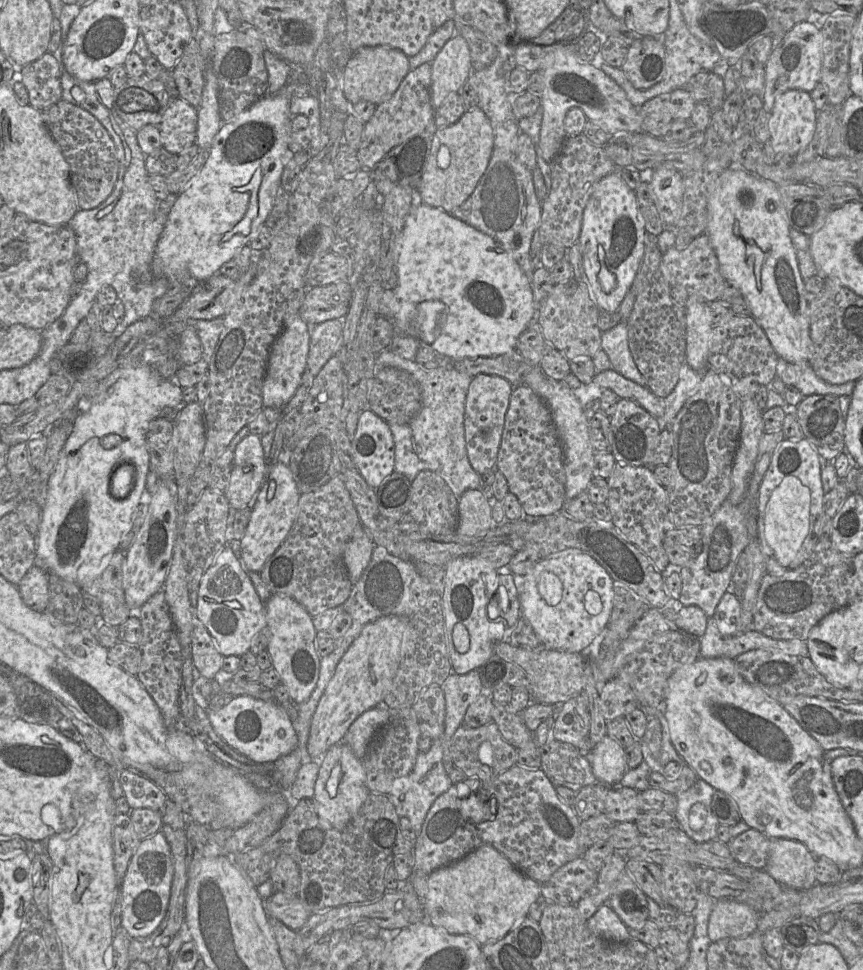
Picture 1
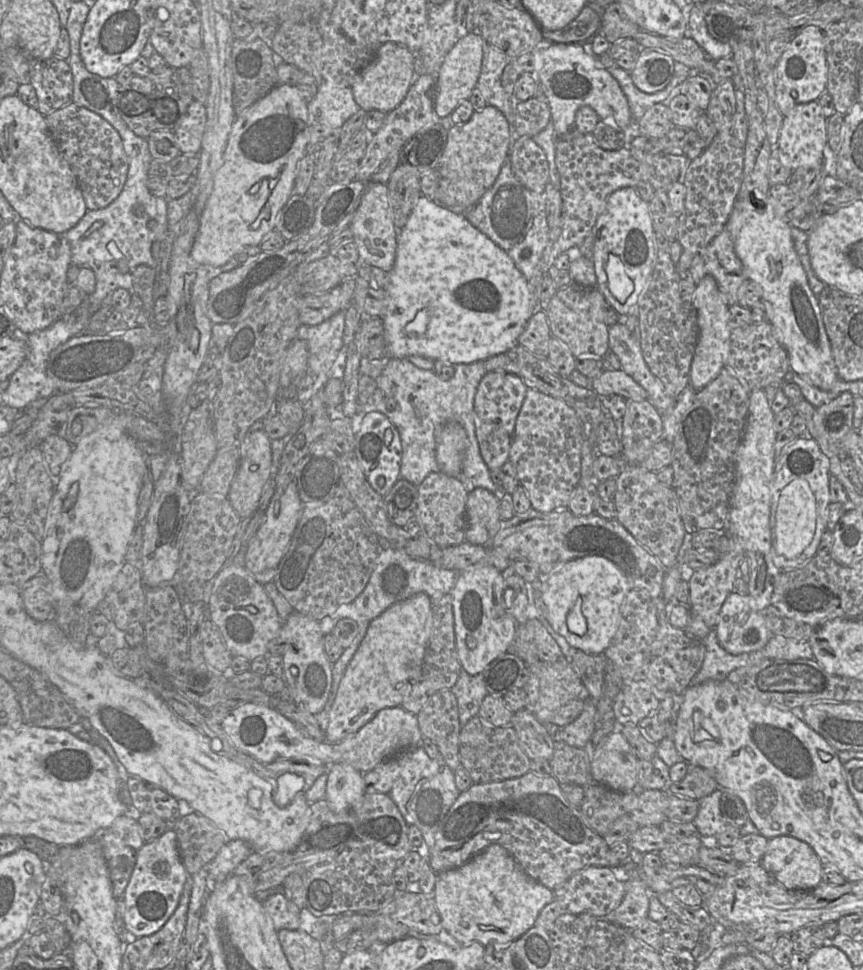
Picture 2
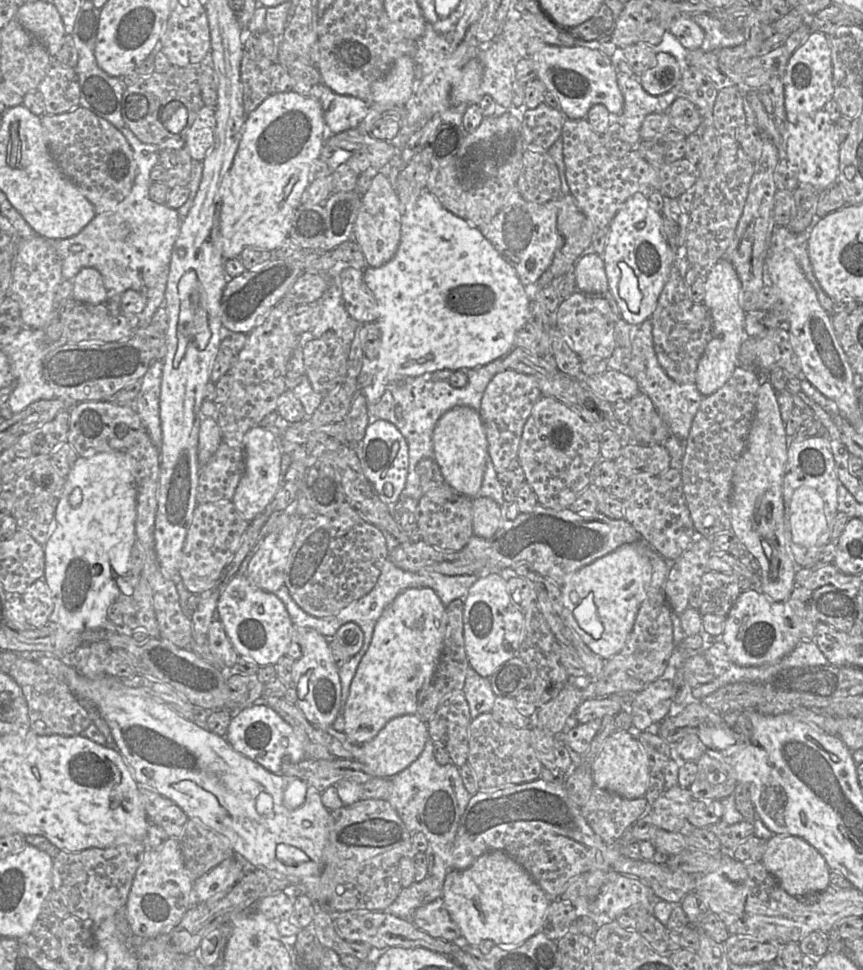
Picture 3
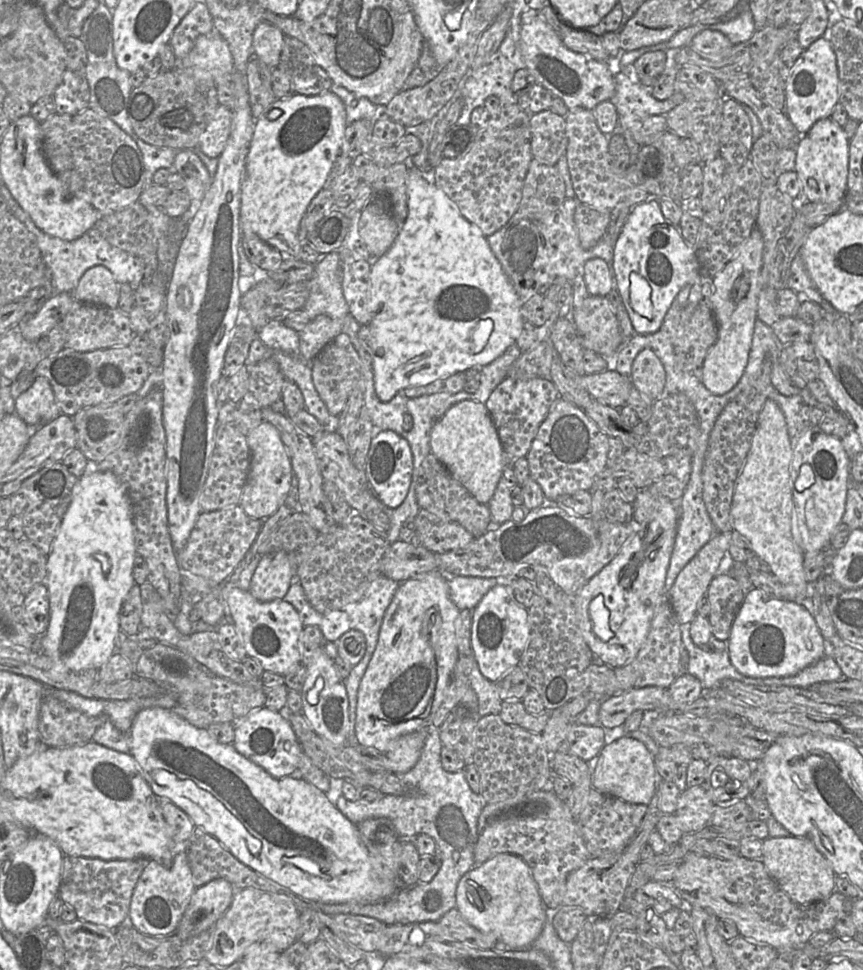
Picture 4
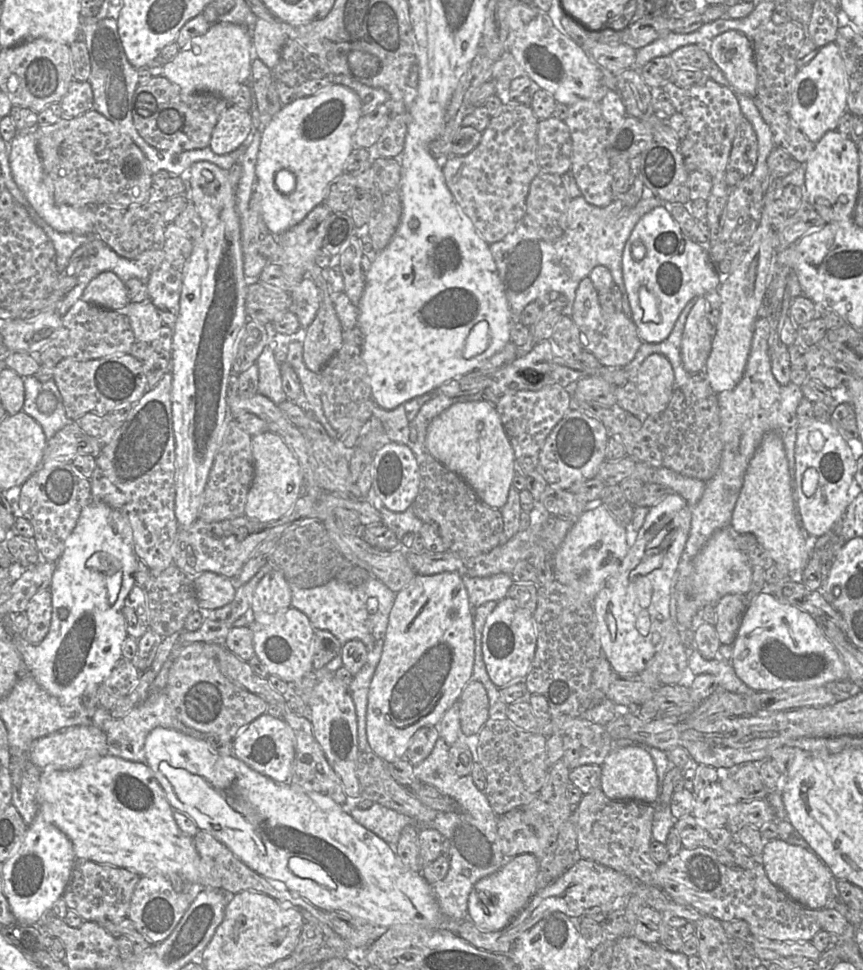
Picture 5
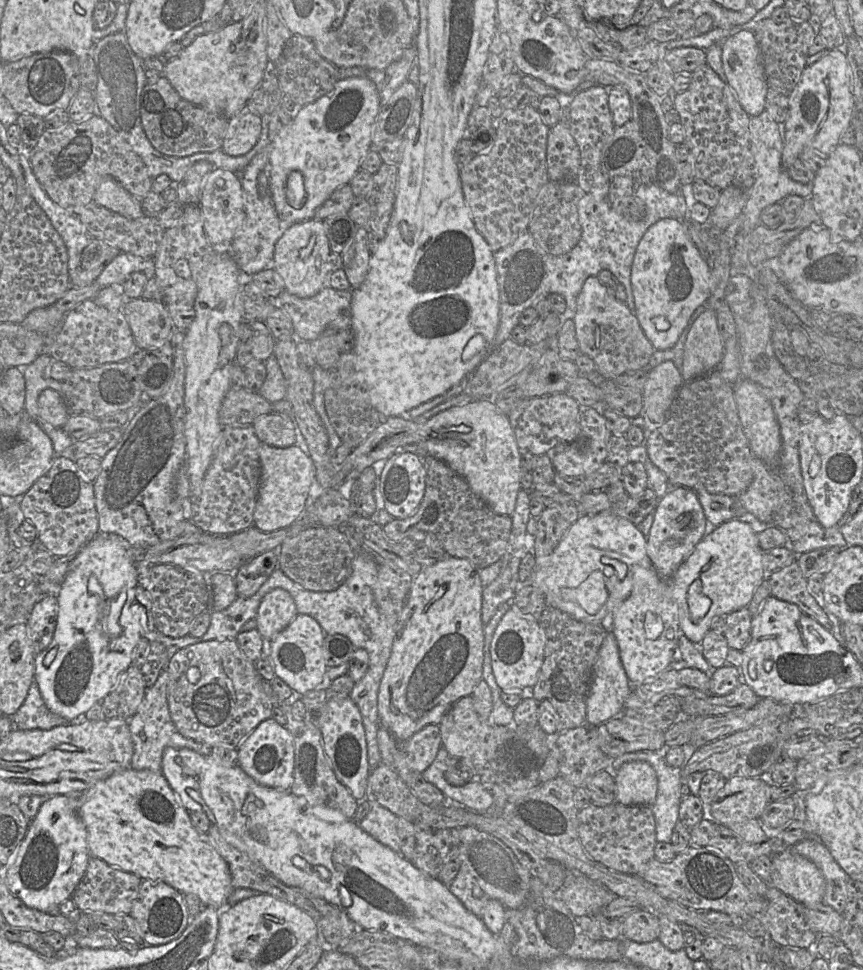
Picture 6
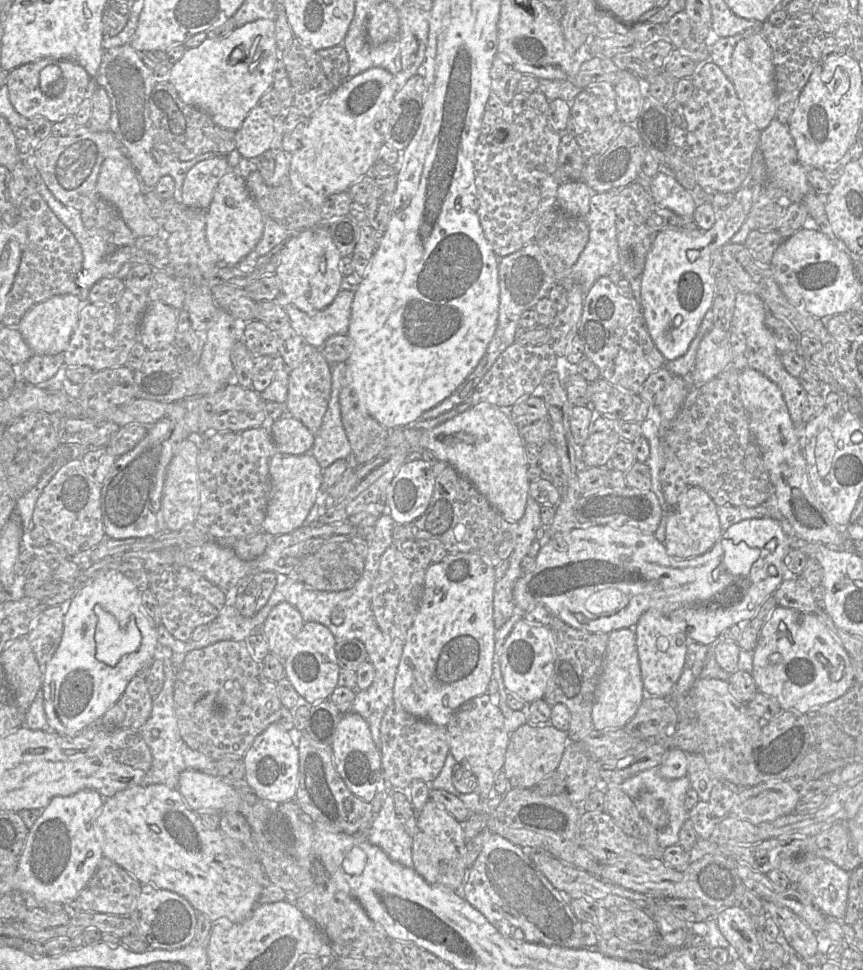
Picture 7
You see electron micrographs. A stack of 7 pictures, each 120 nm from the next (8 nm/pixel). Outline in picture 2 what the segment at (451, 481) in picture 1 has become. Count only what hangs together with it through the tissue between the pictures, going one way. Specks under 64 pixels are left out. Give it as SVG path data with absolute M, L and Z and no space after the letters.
M388 357L381 375L377 378L374 405L397 428L402 443L400 476L418 487L433 472L440 471L436 461L438 431L446 423L458 423L466 431L467 447L462 468L456 477L469 493L484 488L496 497L503 493L490 477L475 434L474 397L482 377L487 373L483 362L454 365L455 373L448 380L441 379L433 371L418 368L408 359Z

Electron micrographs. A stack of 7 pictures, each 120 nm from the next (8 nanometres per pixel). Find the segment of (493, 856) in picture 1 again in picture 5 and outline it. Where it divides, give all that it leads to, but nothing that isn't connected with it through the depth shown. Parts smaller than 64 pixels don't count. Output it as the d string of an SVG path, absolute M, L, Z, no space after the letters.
M525 853L507 859L495 873L475 883L468 898L468 919L481 931L493 932L506 927L537 892L539 861Z

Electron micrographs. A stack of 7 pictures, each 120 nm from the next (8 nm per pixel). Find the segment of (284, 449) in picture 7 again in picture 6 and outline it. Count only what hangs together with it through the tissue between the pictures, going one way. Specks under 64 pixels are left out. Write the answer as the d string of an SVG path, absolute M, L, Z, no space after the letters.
M269 413L258 416L252 423L258 439L276 448L296 444L296 425L292 417Z

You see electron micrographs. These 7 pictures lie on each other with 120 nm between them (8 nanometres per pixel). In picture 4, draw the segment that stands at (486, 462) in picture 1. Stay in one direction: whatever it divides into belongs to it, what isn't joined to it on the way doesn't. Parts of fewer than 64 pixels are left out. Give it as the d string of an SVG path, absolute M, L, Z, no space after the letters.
M507 376L495 387L485 406L501 441L505 466L512 466L519 458L526 457L539 426L559 397L550 379L520 380Z

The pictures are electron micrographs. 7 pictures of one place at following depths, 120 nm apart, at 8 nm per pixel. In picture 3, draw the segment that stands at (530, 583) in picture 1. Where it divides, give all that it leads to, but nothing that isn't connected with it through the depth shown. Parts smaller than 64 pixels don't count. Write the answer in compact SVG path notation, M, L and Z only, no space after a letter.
M625 544L573 573L561 585L564 616L584 644L609 660L625 646L639 607L650 591L652 567L646 544Z

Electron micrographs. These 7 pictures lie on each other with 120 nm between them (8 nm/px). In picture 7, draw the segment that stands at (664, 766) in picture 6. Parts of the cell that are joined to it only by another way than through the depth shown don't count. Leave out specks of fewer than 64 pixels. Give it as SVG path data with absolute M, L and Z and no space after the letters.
M649 769L628 778L620 787L634 801L646 821L657 830L658 843L662 849L678 844L680 829L689 818L685 801L691 786L687 775L665 779L658 774L658 769Z

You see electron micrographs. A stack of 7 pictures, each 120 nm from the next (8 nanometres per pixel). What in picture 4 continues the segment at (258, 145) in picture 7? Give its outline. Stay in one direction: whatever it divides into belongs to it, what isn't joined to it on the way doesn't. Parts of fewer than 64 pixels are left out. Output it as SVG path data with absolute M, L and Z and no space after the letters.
M219 105L199 139L198 149L210 158L223 152L231 131L232 110Z

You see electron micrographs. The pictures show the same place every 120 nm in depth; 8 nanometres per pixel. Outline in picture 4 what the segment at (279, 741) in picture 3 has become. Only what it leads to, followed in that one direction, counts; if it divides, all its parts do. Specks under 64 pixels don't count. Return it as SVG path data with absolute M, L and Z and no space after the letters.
M263 706L234 727L233 748L274 778L297 773L302 749L290 723L277 711Z

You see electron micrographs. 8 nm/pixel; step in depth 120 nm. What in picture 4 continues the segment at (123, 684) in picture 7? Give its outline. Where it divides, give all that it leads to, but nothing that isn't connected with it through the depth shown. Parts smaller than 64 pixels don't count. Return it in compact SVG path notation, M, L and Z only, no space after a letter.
M90 467L85 474L79 477L78 482L73 488L71 502L52 542L51 550L46 556L47 573L45 577L45 586L47 587L49 595L50 618L47 630L42 635L39 645L37 646L37 651L41 651L55 662L75 672L86 669L99 669L105 664L111 655L116 652L115 638L117 632L120 630L119 611L122 602L133 585L136 584L132 575L133 562L136 554L132 509L125 486L111 471L99 471L97 469L91 469Z

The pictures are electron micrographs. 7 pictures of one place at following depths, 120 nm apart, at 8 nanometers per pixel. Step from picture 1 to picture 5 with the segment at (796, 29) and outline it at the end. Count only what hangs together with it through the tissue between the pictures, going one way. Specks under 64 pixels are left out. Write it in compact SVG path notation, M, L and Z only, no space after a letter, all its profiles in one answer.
M835 42L818 49L816 56L798 70L791 84L789 116L800 131L814 144L826 132L836 130L847 110L847 73L839 48Z

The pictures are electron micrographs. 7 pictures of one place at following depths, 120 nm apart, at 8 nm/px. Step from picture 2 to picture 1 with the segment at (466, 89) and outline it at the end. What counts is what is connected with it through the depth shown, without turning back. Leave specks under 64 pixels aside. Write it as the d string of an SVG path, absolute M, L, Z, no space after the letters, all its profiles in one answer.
M455 34L431 62L431 103L434 109L444 99L458 93L472 73L472 63L467 41Z

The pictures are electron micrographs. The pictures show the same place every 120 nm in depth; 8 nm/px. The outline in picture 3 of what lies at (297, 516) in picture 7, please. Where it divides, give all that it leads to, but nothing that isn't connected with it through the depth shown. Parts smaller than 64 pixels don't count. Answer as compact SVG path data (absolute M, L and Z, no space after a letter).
M261 426L250 429L244 435L245 471L235 490L232 501L241 516L248 522L253 521L265 511L273 501L278 489L282 456L280 435L282 435L280 428L264 428Z

